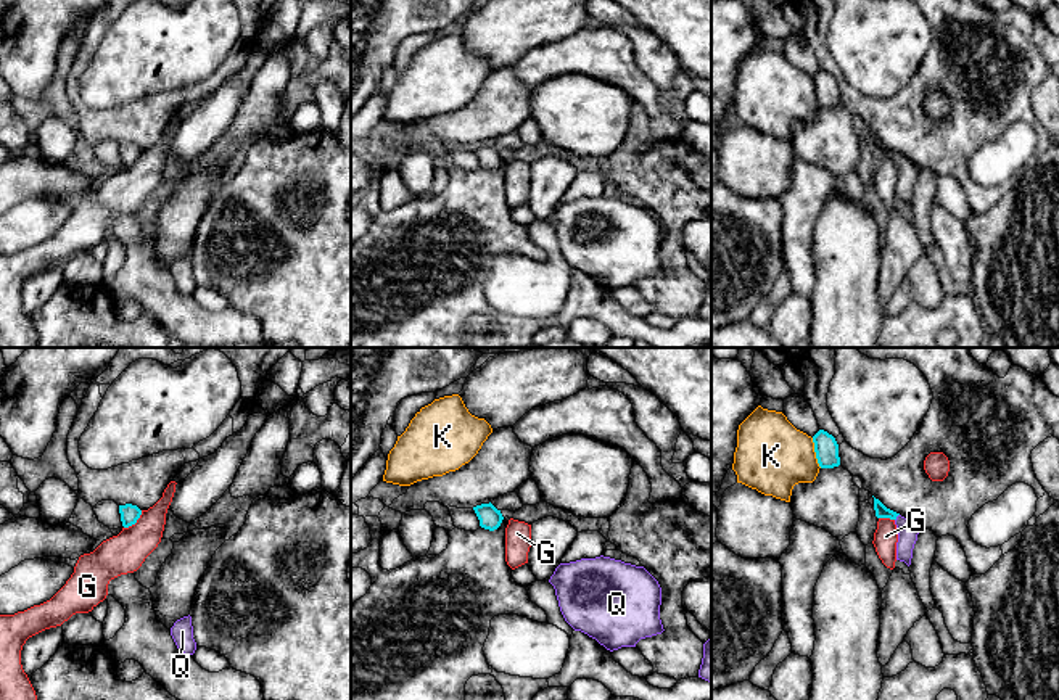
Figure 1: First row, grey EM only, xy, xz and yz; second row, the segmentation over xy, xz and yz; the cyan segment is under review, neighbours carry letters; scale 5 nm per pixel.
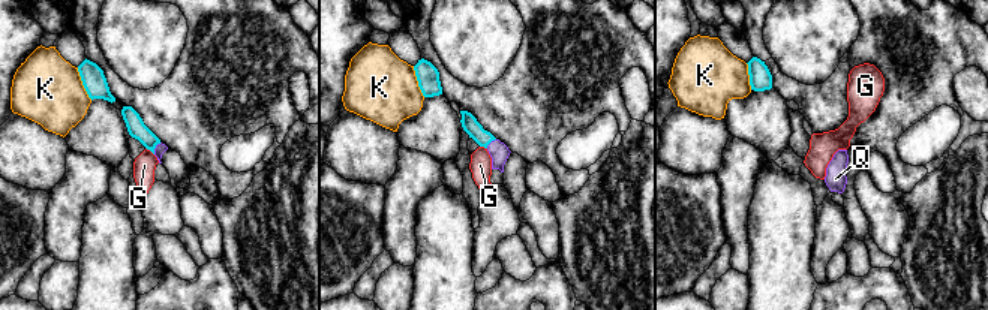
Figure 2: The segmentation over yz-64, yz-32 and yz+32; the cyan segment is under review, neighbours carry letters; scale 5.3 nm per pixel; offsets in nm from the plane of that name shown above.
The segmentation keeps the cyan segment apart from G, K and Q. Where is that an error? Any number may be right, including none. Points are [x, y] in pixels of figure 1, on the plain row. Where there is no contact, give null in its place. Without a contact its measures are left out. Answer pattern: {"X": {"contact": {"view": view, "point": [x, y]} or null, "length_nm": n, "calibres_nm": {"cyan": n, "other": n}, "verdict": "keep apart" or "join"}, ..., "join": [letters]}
{"G": {"contact": {"view": "xy", "point": [135, 161]}, "length_nm": 130, "calibres_nm": {"cyan": 100, "other": 200}, "verdict": "keep apart"}, "K": {"contact": {"view": "yz", "point": [815, 90]}, "length_nm": 160, "calibres_nm": {"cyan": 120, "other": 360}, "verdict": "keep apart"}, "Q": {"contact": {"view": "yz", "point": [897, 155]}, "length_nm": 40, "calibres_nm": {"cyan": 60, "other": 100}, "verdict": "join"}, "join": ["Q"]}

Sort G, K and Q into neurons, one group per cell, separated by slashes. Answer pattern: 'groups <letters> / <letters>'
groups G / K / Q

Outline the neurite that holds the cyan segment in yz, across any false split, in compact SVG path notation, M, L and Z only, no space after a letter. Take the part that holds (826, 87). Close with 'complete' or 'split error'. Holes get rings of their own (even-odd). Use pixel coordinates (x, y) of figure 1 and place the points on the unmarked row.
M819 69L813 76L816 98L821 108L834 108L840 105L839 84L832 74Z; complete

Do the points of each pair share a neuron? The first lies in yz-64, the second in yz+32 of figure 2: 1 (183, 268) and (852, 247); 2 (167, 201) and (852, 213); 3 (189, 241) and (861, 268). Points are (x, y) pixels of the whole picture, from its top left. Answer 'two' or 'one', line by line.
1: one
2: two
3: two

